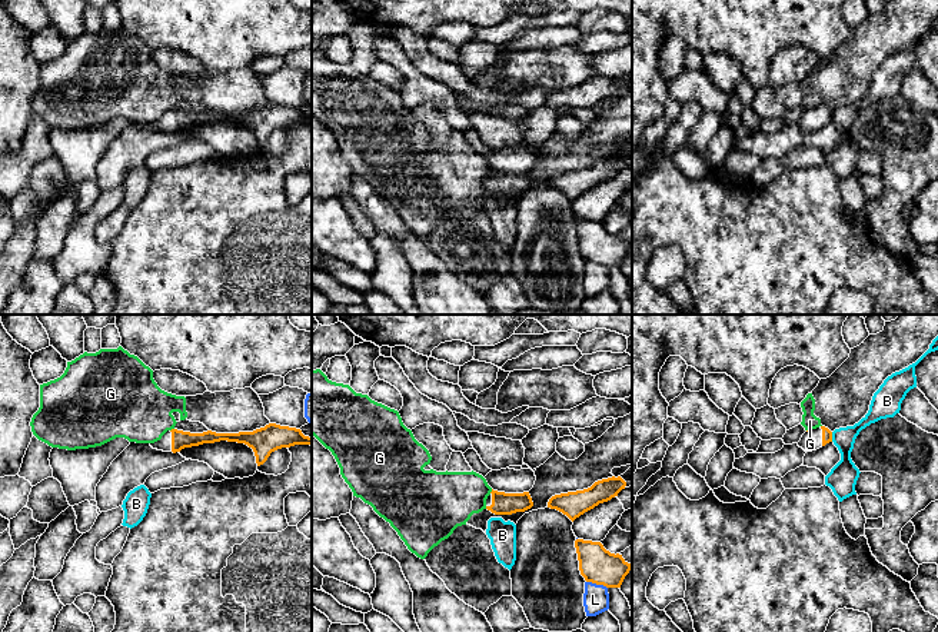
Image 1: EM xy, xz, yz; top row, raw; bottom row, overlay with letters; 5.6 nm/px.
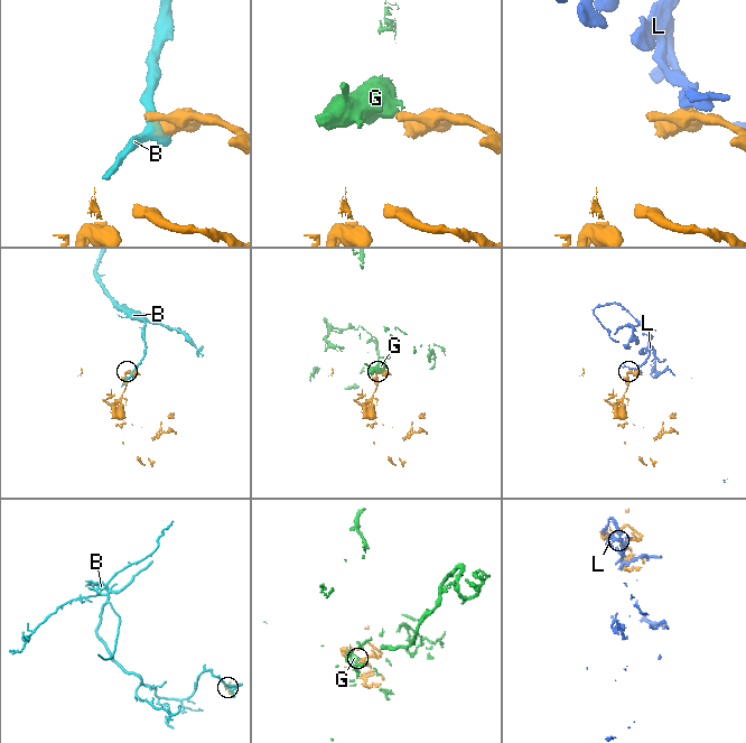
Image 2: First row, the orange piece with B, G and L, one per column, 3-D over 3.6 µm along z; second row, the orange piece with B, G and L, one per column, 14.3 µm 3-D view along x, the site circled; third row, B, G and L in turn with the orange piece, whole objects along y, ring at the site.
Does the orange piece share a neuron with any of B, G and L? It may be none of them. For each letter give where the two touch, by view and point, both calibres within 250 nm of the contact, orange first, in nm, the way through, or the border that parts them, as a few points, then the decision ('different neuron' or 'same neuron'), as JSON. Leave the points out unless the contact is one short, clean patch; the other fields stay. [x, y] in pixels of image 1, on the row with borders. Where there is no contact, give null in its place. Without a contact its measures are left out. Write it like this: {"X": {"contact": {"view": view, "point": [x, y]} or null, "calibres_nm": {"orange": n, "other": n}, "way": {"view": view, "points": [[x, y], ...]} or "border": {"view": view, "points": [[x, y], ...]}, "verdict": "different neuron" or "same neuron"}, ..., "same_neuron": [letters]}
{"B": {"contact": {"view": "yz", "point": [831, 436]}, "calibres_nm": {"orange": 60, "other": 160}, "verdict": "different neuron"}, "G": {"contact": {"view": "xy", "point": [172, 429]}, "calibres_nm": {"orange": 100, "other": 360}, "border": {"view": "xy", "points": [[173, 428], [170, 431]]}, "verdict": "different neuron"}, "L": {"contact": {"view": "xz", "point": [596, 584]}, "calibres_nm": {"orange": 200, "other": 140}, "border": {"view": "xz", "points": [[586, 581], [602, 584], [606, 588]]}, "verdict": "different neuron"}, "same_neuron": []}

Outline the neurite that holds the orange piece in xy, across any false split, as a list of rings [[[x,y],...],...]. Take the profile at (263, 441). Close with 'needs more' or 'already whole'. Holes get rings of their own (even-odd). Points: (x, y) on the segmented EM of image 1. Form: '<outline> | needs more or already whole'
[[[269,423],[253,432],[216,433],[212,430],[203,433],[190,433],[177,429],[167,430],[160,440],[150,443],[153,449],[163,452],[180,452],[184,448],[214,443],[220,440],[245,443],[253,449],[257,466],[263,465],[272,452],[295,445],[310,445],[312,438],[305,436],[300,429]]] | needs more

